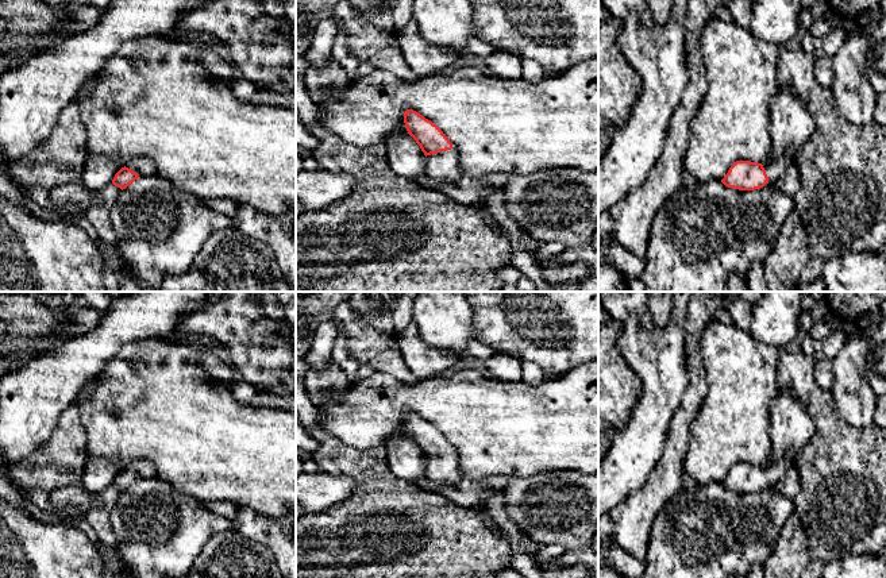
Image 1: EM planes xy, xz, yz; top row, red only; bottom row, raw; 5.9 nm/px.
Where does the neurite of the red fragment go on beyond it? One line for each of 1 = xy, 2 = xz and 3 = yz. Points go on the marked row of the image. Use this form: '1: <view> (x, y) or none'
1: xy (143, 166)
2: xz (443, 166)
3: yz (774, 169)

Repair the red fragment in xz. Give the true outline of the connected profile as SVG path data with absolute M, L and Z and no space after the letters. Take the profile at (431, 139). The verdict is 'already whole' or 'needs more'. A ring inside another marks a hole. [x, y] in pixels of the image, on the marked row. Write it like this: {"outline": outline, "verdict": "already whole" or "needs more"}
{"outline": "M413 109L404 112L404 123L408 134L427 157L425 177L442 182L458 181L462 177L459 155L443 131Z", "verdict": "needs more"}

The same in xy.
{"outline": "M138 157L126 162L126 166L115 174L112 184L123 190L139 177L154 174L157 174L154 162L146 157Z", "verdict": "needs more"}

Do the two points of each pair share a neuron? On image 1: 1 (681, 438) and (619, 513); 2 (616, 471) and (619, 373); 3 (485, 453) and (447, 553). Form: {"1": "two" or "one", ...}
{"1": "one", "2": "two", "3": "two"}

